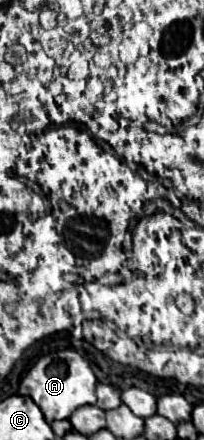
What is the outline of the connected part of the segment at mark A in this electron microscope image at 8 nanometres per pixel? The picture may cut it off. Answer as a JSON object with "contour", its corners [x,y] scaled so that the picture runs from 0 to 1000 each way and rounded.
{"contour":[[[319,793],[201,811],[113,857],[93,893],[152,902],[191,920],[191,930],[211,930],[230,957],[270,957],[270,952],[338,952],[338,943],[407,920],[456,920],[475,911],[466,880],[475,880],[475,857],[446,830],[368,793]]]}

